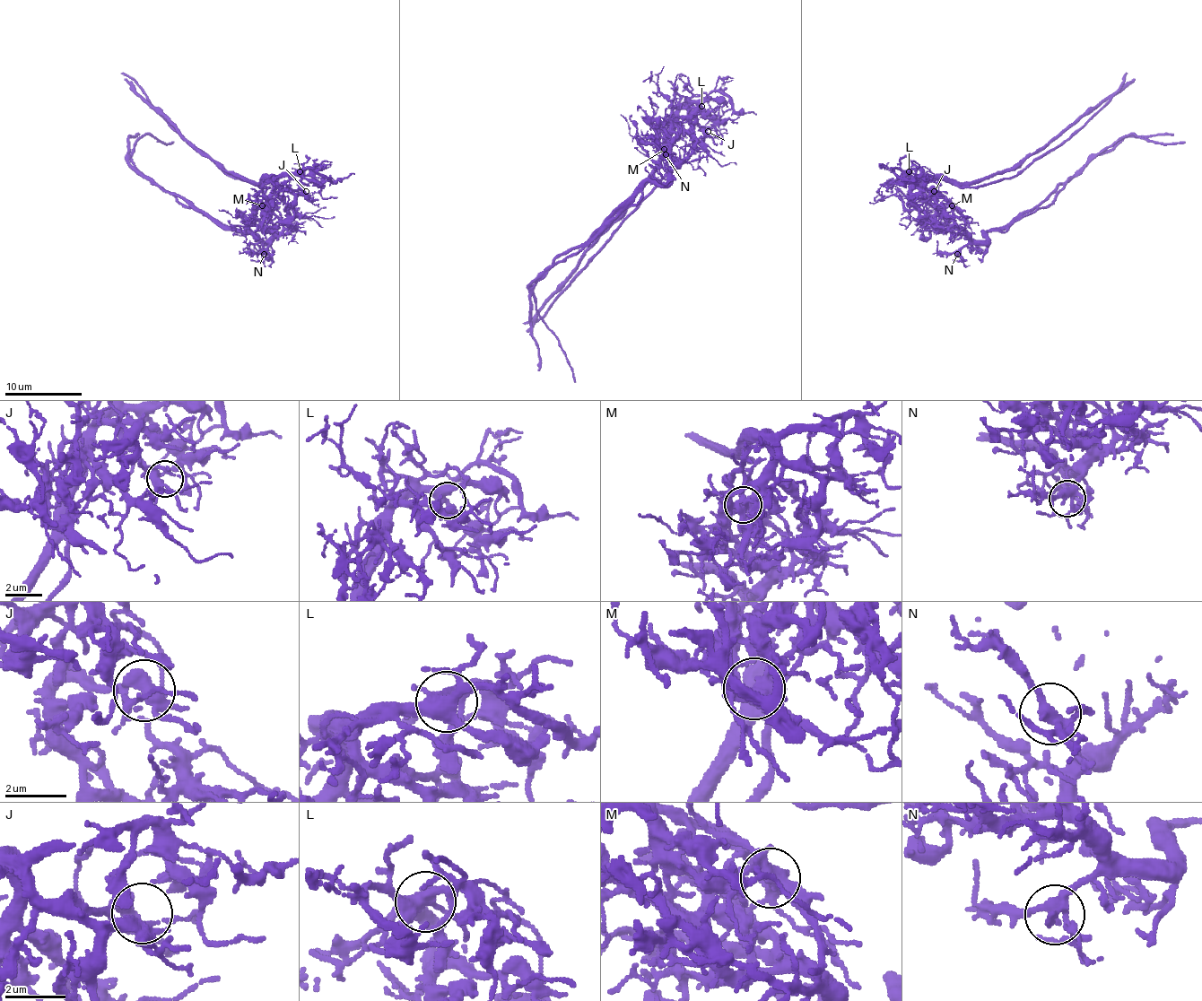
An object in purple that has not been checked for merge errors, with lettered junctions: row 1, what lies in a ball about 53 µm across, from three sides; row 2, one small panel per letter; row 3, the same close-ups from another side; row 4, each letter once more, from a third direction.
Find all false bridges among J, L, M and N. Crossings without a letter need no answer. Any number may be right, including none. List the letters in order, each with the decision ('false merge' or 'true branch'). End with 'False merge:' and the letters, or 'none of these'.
J: true branch
L: true branch
M: false merge
N: true branch
False merge: M

